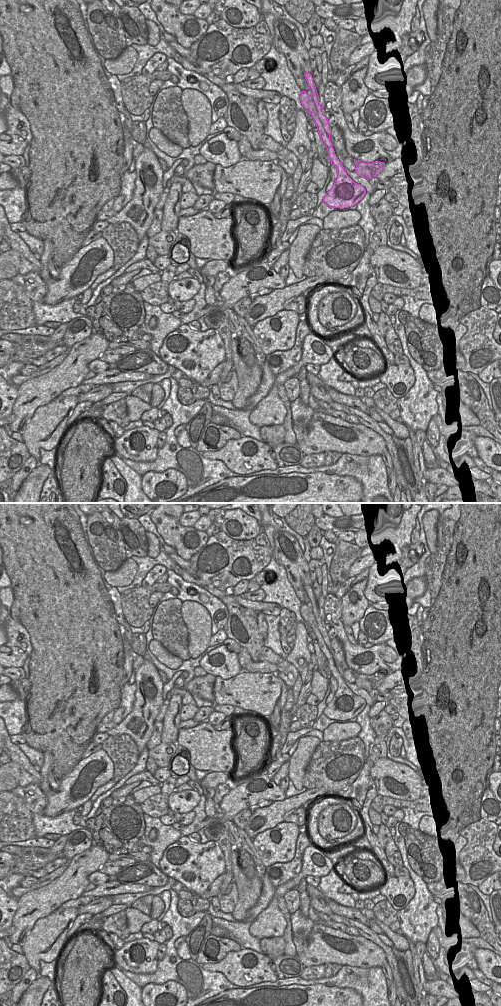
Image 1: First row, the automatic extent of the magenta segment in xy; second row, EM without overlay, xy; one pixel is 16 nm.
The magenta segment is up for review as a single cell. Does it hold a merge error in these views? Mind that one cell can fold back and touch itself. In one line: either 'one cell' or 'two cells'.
one cell

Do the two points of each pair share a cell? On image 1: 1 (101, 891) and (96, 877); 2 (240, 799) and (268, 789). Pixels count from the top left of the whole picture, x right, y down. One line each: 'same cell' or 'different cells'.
1: different cells
2: same cell

